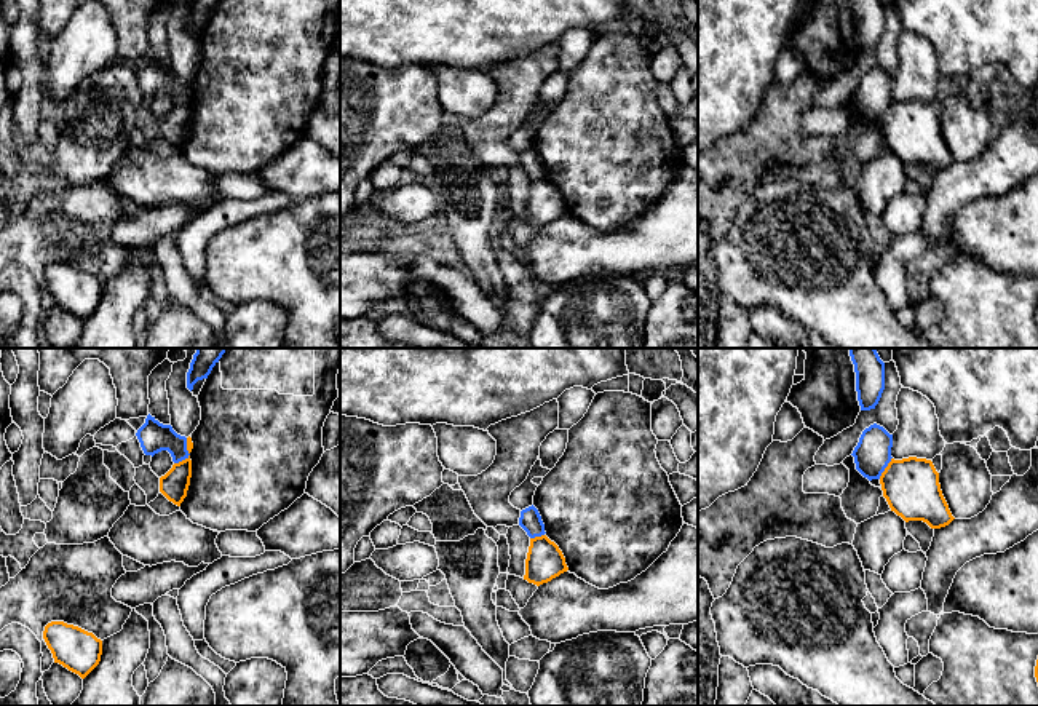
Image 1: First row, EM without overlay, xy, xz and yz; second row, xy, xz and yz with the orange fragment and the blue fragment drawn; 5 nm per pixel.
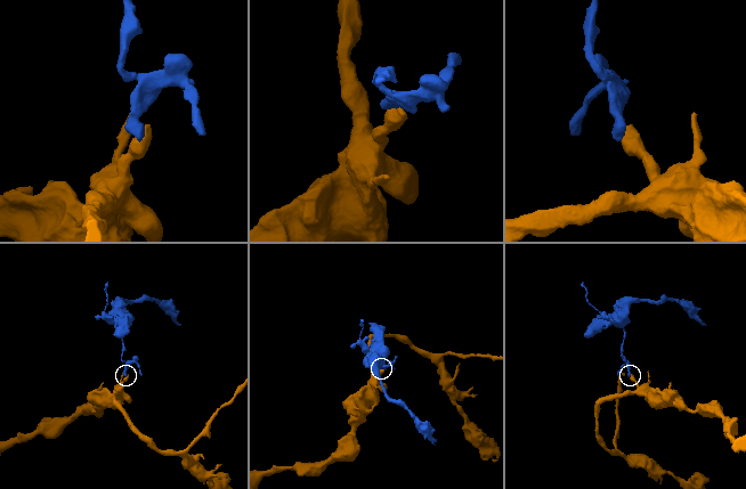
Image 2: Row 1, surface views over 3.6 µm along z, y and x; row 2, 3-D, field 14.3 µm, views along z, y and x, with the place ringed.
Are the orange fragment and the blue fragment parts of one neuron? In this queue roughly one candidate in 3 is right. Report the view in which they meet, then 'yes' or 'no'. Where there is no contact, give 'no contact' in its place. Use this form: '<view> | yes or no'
xy | no

